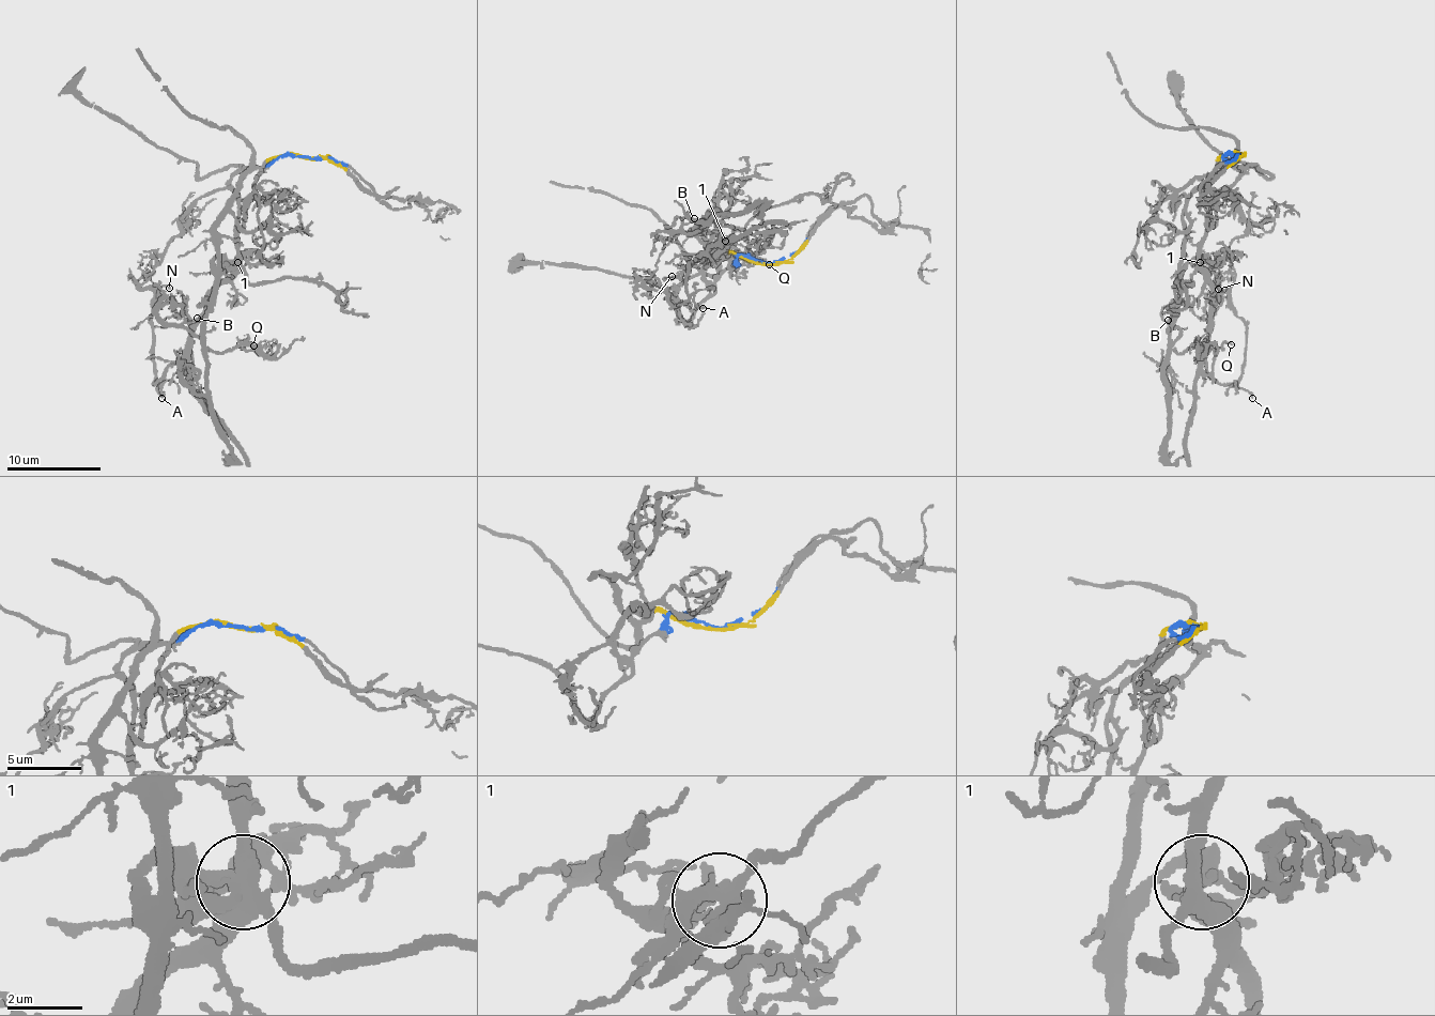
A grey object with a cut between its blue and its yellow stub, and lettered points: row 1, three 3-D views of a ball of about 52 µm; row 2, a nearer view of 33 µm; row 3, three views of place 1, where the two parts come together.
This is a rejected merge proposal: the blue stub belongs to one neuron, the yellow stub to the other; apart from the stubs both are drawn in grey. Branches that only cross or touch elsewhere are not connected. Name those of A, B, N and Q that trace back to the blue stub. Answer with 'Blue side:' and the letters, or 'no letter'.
Blue side: A, N

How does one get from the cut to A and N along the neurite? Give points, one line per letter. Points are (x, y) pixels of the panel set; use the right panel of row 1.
A: (1238, 154), (1223, 154), (1238, 176), (1210, 204), (1204, 367), (1253, 397)
N: (1238, 154), (1223, 154), (1238, 176), (1210, 204), (1200, 271), (1213, 292), (1207, 323), (1221, 305), (1218, 289)

